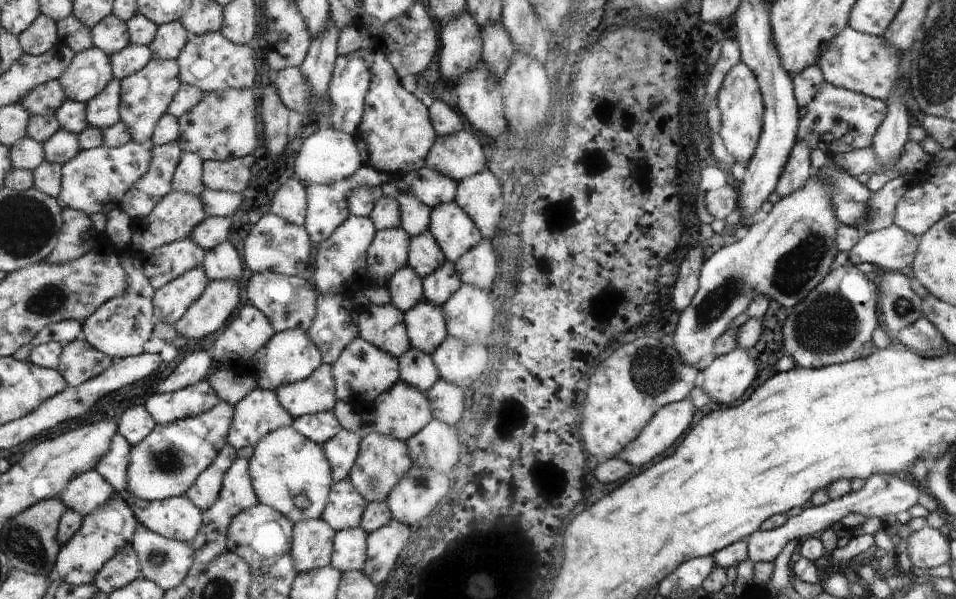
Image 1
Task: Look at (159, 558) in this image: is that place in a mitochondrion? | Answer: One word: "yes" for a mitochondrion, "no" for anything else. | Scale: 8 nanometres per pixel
yes

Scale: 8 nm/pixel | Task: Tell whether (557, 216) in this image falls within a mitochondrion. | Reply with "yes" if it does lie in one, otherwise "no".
no

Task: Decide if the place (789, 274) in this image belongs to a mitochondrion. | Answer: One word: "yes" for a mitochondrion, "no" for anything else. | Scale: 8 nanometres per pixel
yes

